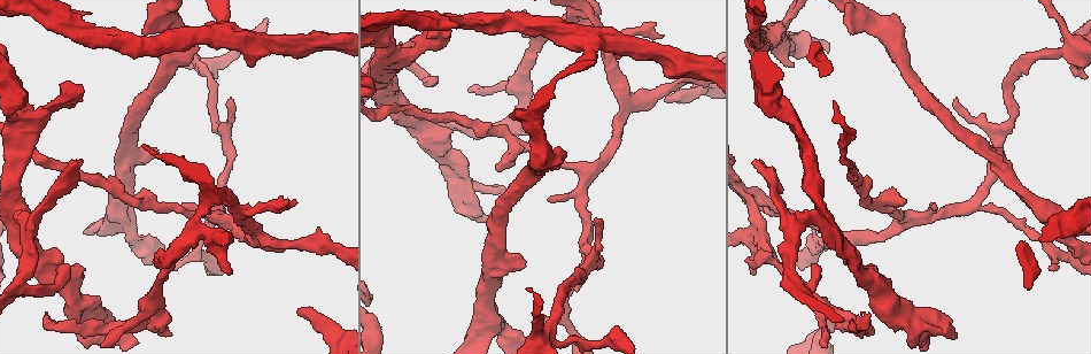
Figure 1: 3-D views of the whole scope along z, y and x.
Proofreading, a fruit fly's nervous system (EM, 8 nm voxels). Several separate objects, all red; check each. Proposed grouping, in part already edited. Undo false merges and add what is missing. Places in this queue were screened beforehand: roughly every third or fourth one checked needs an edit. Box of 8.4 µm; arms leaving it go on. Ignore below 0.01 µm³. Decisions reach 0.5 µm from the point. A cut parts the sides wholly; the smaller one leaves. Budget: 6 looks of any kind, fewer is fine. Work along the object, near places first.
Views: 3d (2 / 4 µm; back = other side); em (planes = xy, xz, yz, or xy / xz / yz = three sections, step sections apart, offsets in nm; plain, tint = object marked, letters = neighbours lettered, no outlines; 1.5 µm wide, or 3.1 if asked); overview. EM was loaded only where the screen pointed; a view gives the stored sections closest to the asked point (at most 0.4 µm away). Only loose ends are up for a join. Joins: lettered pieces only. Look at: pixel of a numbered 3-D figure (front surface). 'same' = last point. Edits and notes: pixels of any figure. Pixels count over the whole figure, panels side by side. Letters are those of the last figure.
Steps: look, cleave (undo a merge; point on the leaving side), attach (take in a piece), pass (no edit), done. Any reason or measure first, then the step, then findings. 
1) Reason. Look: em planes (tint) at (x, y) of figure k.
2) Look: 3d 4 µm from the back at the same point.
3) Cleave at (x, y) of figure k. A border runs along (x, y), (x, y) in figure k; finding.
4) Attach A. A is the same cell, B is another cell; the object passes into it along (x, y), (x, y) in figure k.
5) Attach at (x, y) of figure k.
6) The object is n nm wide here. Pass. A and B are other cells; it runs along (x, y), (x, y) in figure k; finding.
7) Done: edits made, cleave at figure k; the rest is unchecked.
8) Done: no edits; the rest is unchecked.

Free end. Look: em yz step 4 (plain) at (1050, 270) of figure 1.

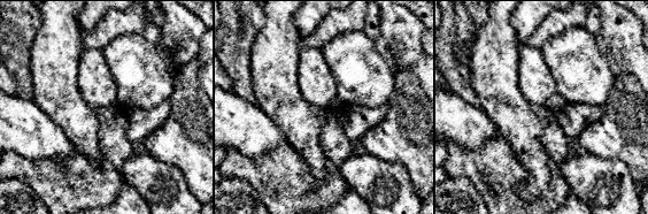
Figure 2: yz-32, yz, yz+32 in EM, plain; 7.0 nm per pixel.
Look: em yz step 4 (letters) at the same point.

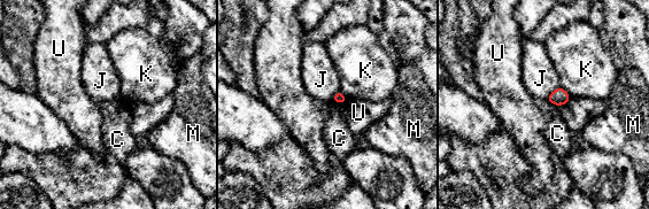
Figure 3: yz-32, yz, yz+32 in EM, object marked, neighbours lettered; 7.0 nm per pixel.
Pass. C, J, K, M and U are other cells; a border runs along (546, 100), (558, 107) in figure 3; none of them fits.

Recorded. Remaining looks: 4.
Three-way junction. Look: 3d 4 µm at (979, 197) of figure 1.

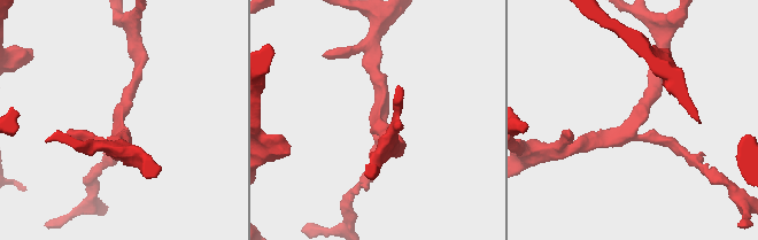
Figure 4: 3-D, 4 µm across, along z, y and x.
3 arms meet here; shape alone is not enough. Look: em xz step 4 (tint) at (380, 122) of figure 4.

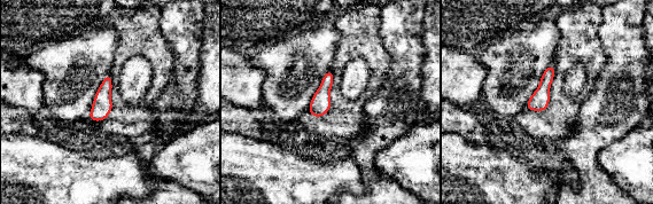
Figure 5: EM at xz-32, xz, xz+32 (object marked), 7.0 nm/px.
Look: em xz step 4 (letters) at the same point.

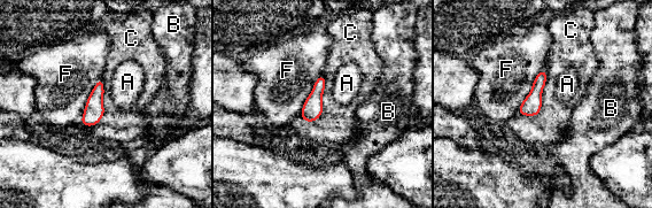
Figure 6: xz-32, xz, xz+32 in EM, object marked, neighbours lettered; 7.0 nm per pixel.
The object is 140 nm wide here. Pass. A, B, C and F are other cells; a border runs along (546, 82), (541, 110), (520, 115) in figure 6; all the same neuron.

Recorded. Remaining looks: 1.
Long arm stops here. Look: em planes (letters) at (666, 101) of figure 1.

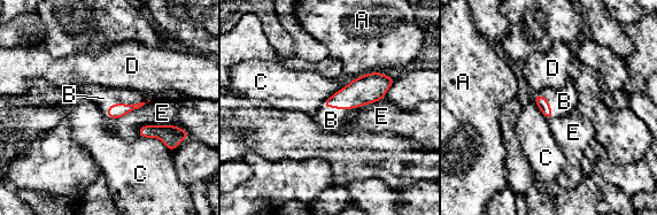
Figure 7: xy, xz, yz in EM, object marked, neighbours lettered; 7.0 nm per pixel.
The longest contact is with B, 320 nm. Attach B. B is the same cell, A, C, D and E are other cells; it goes on there.

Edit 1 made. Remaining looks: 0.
Done: edits made, attach at figure 7; the rest is unchecked.

